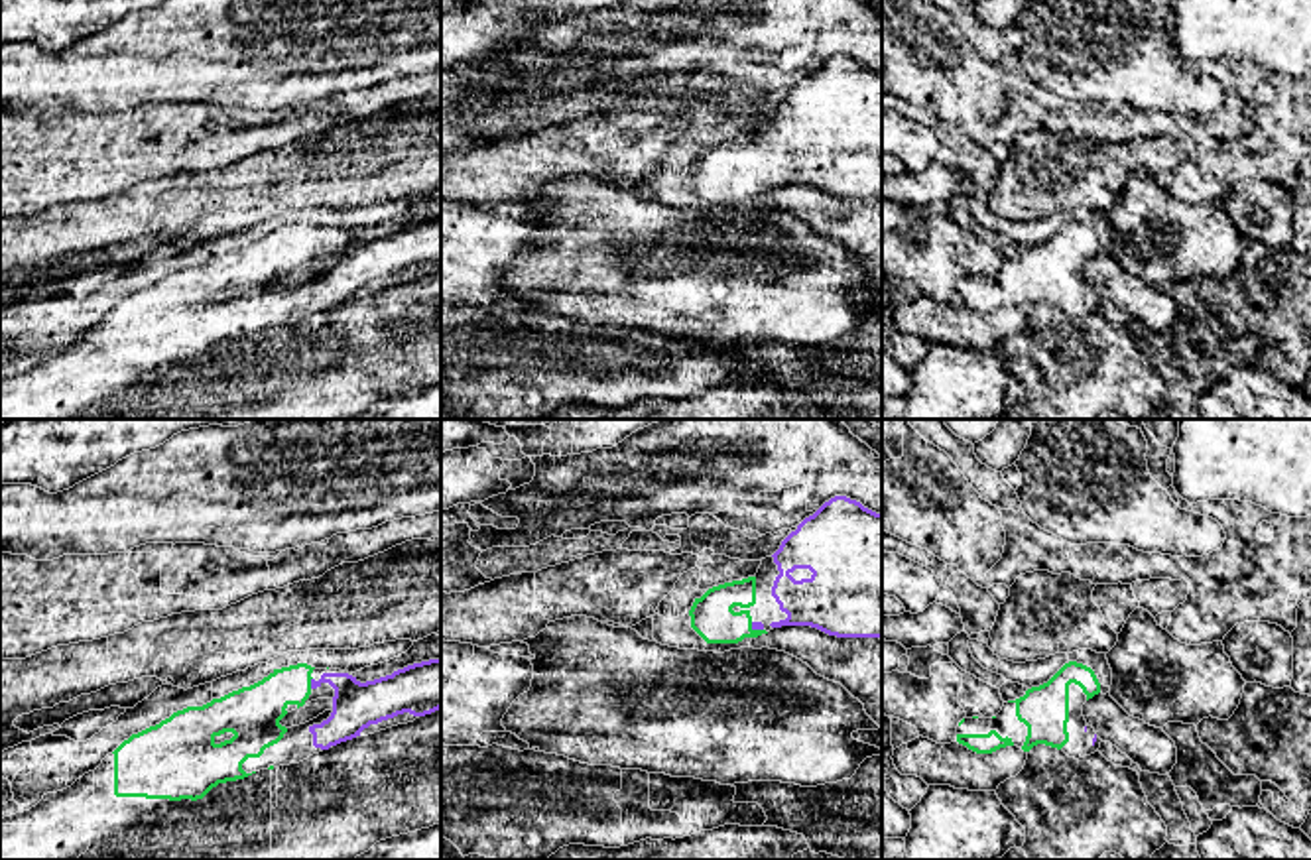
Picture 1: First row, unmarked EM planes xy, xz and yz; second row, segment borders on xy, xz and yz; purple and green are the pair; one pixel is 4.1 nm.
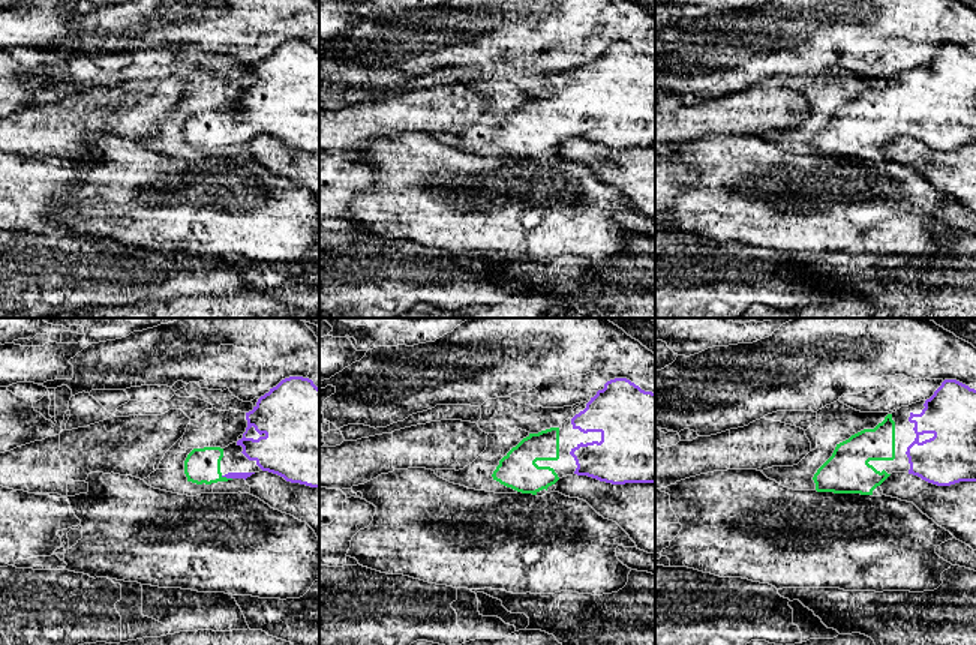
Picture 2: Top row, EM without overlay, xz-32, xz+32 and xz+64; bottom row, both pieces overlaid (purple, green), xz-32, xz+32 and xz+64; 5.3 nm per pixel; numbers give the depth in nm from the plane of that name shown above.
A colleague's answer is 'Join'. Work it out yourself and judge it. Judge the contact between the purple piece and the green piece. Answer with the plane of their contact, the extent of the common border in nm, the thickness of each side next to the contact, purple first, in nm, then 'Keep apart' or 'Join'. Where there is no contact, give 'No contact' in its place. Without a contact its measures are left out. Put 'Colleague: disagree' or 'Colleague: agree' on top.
Colleague: agree
Touches purple in xy. Shared border 50 nm. Thickness 190 nm (purple) against 200 nm. Join

